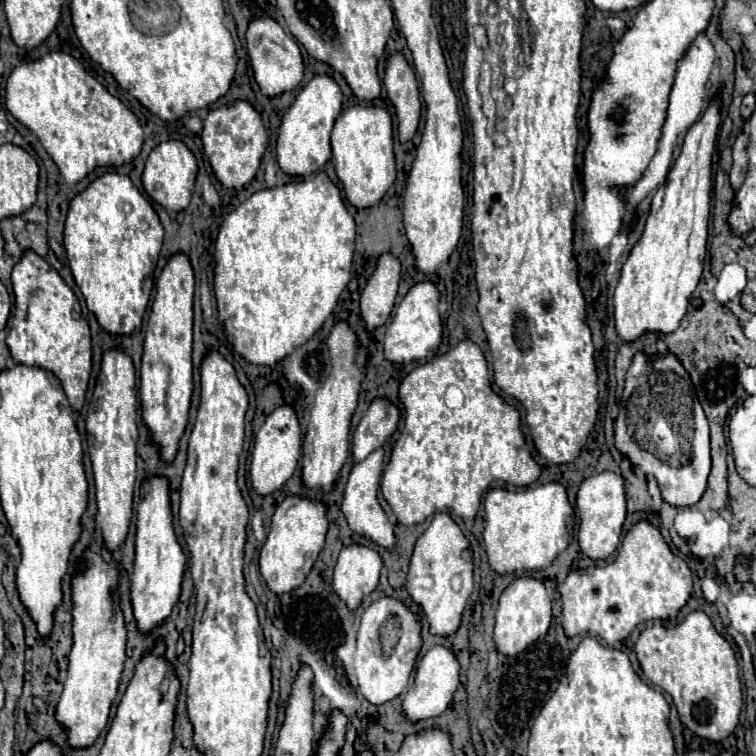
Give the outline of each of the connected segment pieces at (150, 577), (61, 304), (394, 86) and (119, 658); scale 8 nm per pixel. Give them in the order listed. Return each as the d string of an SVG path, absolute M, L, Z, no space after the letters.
M149 477L141 487L141 501L137 507L137 537L135 537L135 563L131 573L131 607L137 629L149 635L155 627L163 625L179 601L181 579L185 571L185 555L173 531L173 515L169 501L169 483L161 477Z
M25 251L23 259L13 267L11 273L15 303L13 309L13 327L7 333L7 347L17 365L27 367L39 367L51 371L63 385L63 391L67 399L71 401L71 407L75 413L81 411L85 401L85 391L91 375L91 333L85 317L81 315L81 305L75 297L75 293L69 289L69 285L59 277L59 273L37 253Z
M393 55L385 63L385 89L397 111L397 131L399 141L407 143L413 139L419 119L421 119L421 101L419 87L413 69L407 65L403 55Z
M93 543L93 547L85 553L83 559L85 559L83 573L73 577L73 649L69 655L69 675L67 675L61 699L57 703L57 709L55 709L55 719L59 725L63 725L69 747L75 747L75 749L91 747L107 727L111 705L117 697L117 687L119 687L119 679L123 673L125 641L127 641L123 613L119 609L119 601L115 593L117 565L103 561L99 543Z

